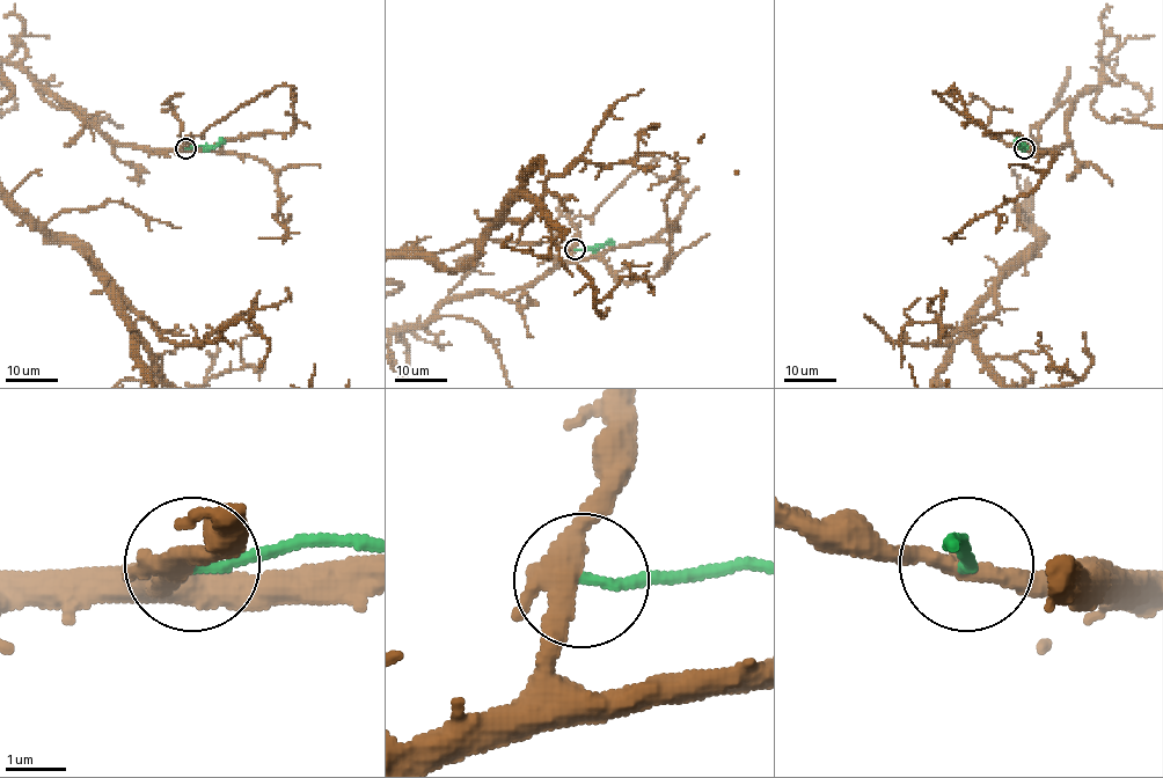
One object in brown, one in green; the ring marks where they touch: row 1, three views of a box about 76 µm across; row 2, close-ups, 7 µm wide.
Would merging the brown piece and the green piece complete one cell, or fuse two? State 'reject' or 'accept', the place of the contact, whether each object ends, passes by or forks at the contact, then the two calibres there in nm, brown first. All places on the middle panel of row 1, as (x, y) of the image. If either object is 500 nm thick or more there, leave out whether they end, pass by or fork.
reject; at (575, 249); brown forks there; green ends there; 280 nm thick on the brown side, 160 nm on the other

